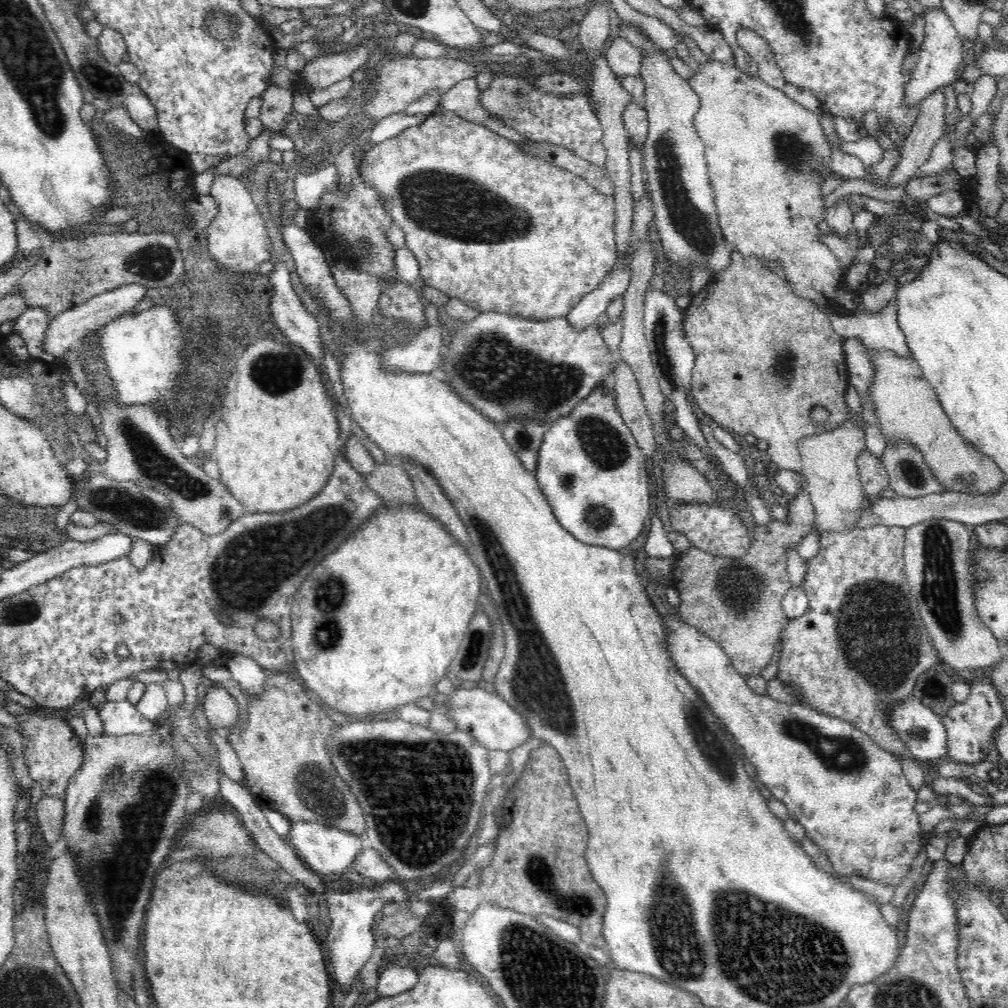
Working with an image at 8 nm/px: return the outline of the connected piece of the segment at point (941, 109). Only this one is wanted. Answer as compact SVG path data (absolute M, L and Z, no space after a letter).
M946 86L937 88L921 102L918 120L912 126L910 134L904 138L902 156L889 176L888 188L907 184L918 172L918 168L930 159L933 146L944 132L946 88Z

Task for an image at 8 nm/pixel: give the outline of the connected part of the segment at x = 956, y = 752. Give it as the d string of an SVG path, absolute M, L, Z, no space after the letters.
M975 679L971 682L971 692L968 700L955 703L942 713L942 723L948 733L948 750L946 754L957 762L979 763L992 748L993 738L998 727L1005 722L1003 701L992 681L980 682Z

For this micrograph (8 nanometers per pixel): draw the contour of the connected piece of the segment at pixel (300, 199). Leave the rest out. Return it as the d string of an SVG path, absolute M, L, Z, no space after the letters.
M332 160L315 171L293 171L295 185L290 193L296 204L308 210L317 209L321 198L337 187L335 172L336 165Z

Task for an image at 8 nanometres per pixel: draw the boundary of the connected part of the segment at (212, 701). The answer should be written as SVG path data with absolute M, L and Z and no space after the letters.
M222 684L206 687L202 703L209 724L223 734L238 720L236 699Z

